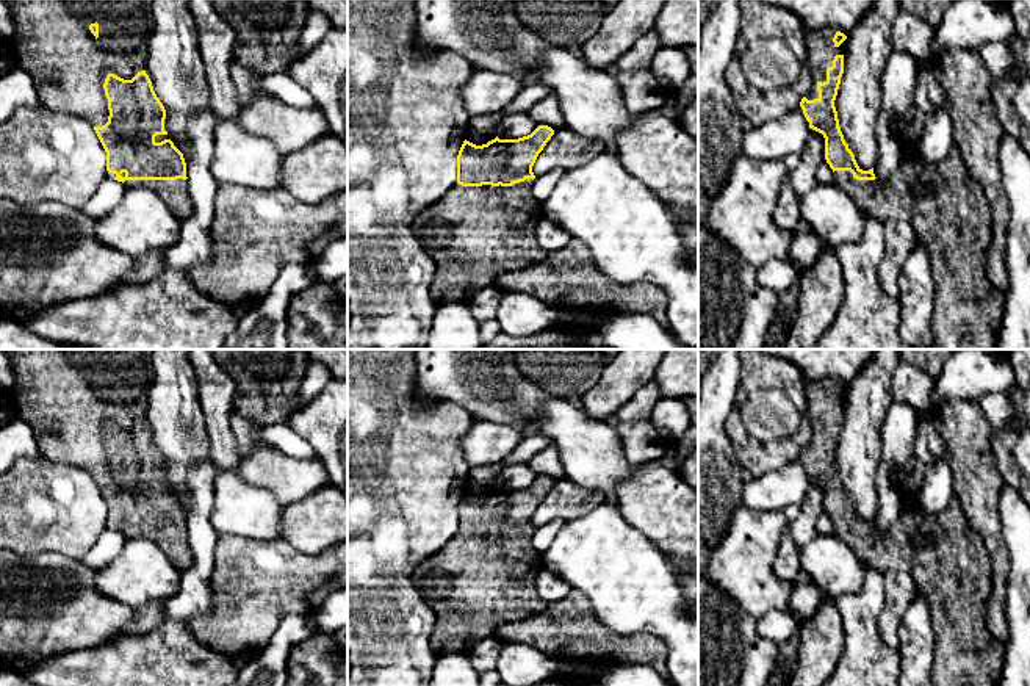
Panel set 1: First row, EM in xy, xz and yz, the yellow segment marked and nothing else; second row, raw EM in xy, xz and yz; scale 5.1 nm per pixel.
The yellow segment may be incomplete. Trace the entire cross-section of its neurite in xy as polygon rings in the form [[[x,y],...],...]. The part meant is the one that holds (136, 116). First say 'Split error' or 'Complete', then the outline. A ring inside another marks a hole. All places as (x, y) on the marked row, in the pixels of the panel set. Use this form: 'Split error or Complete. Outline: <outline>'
Split error. Outline: [[[5,0],[14,19],[9,50],[34,83],[44,108],[88,121],[105,152],[106,177],[128,188],[153,190],[182,221],[194,205],[188,191],[186,163],[166,130],[166,110],[147,74],[152,0]]]

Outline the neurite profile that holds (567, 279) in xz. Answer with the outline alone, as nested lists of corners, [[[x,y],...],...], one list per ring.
[[[576,238],[537,265],[499,273],[493,285],[501,291],[528,293],[557,309],[650,315],[667,327],[667,294],[661,287],[610,280],[595,266],[589,246]]]

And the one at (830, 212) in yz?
[[[834,183],[817,185],[800,196],[801,218],[830,247],[858,243],[864,230],[864,211]]]

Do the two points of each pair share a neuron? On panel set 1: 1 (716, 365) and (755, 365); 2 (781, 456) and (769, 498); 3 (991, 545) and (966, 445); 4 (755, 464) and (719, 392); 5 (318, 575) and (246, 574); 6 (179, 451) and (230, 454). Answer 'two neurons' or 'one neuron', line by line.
1: two neurons
2: two neurons
3: one neuron
4: two neurons
5: one neuron
6: two neurons

